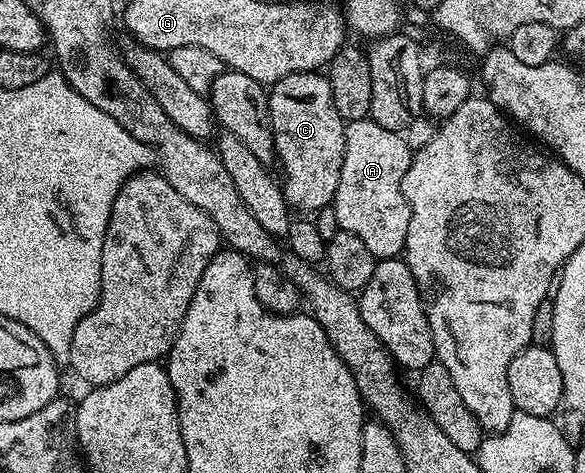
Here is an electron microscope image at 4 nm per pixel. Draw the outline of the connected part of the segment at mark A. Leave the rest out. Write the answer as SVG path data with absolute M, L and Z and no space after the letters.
M370 119L346 122L345 159L333 208L339 228L357 235L376 259L399 257L407 248L411 204L403 194L403 180L412 156L403 133L389 131Z

